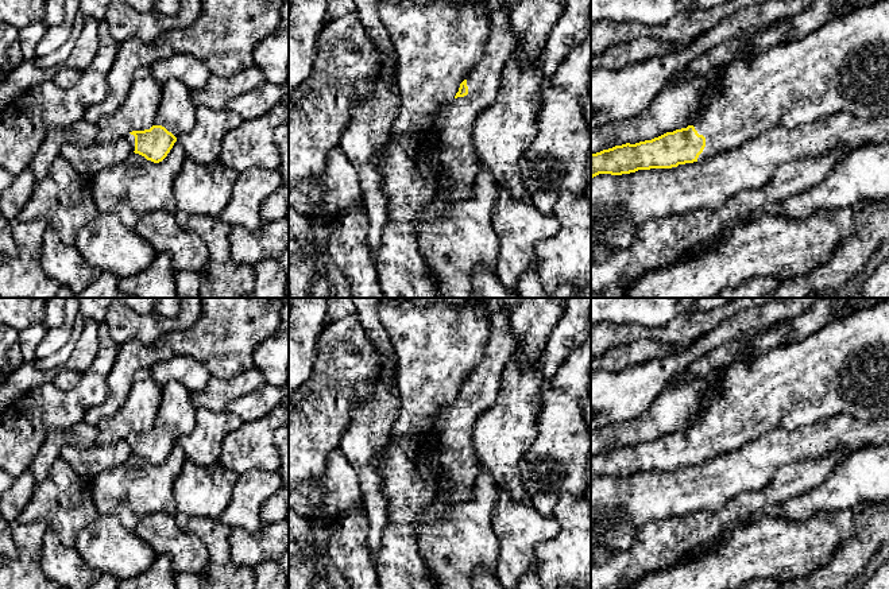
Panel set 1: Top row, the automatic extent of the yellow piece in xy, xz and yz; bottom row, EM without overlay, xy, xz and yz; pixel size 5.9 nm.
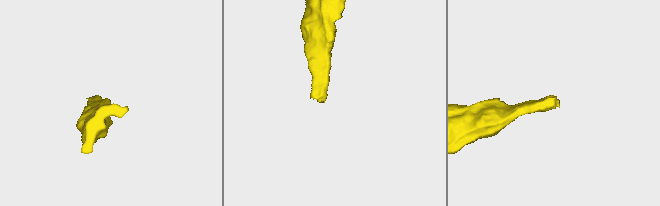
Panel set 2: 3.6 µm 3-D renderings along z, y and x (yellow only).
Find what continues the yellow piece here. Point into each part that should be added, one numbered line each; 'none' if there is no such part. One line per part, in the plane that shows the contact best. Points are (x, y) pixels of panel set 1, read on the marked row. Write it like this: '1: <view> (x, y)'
1: yz (843, 66)

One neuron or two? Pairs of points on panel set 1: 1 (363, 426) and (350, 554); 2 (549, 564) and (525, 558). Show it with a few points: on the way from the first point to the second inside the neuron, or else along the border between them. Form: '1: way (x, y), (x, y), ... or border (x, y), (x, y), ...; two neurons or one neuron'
1: border (363, 510), (367, 518), (368, 541); two neurons
2: border (556, 535), (534, 547), (537, 573); two neurons

